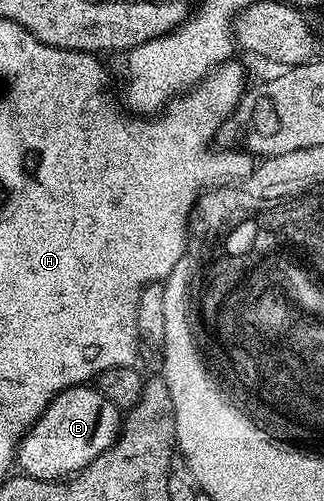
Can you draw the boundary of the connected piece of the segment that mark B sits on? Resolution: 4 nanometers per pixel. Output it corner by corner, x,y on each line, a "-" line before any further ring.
95,386
67,388
58,393
46,406
44,413
29,428
18,449
18,468
23,475
41,478
68,478
79,474
98,454
102,454
120,435
122,412
102,395

